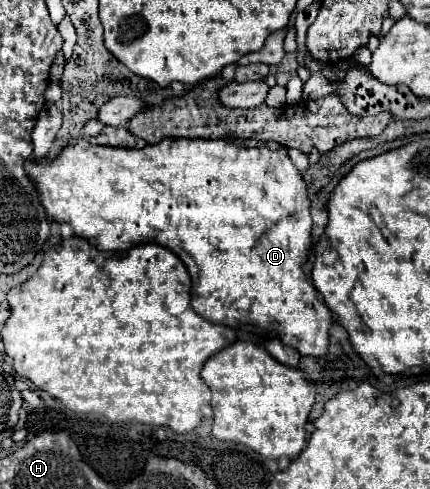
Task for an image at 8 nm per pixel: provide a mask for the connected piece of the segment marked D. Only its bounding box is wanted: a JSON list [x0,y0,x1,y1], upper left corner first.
[26,139,334,357]

